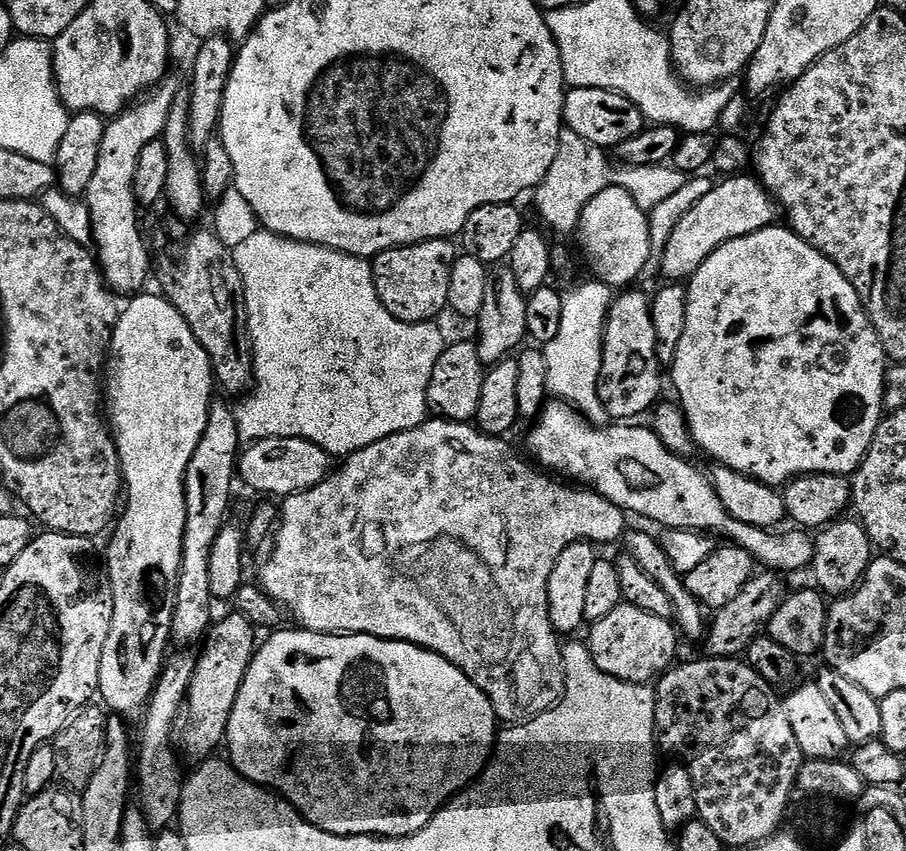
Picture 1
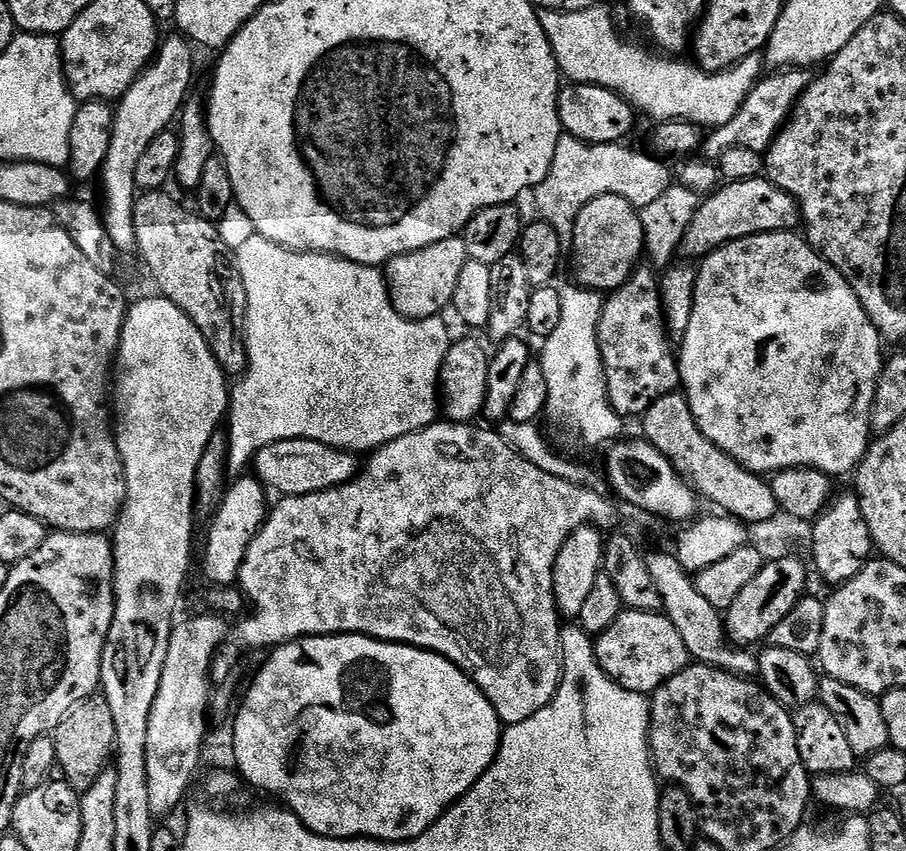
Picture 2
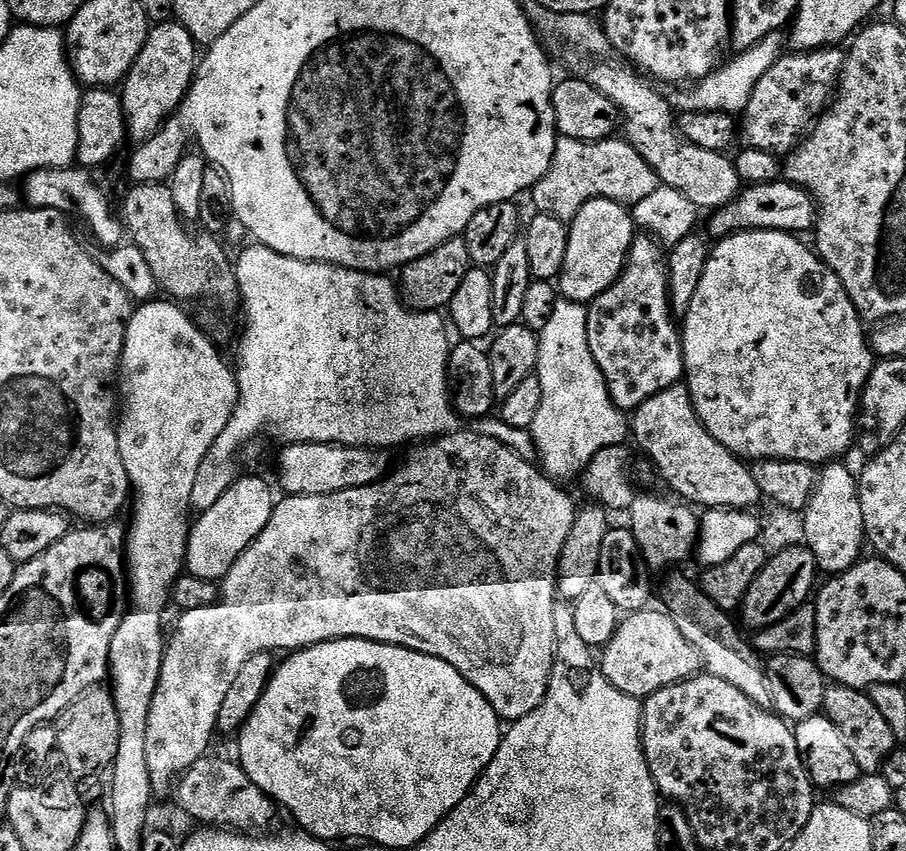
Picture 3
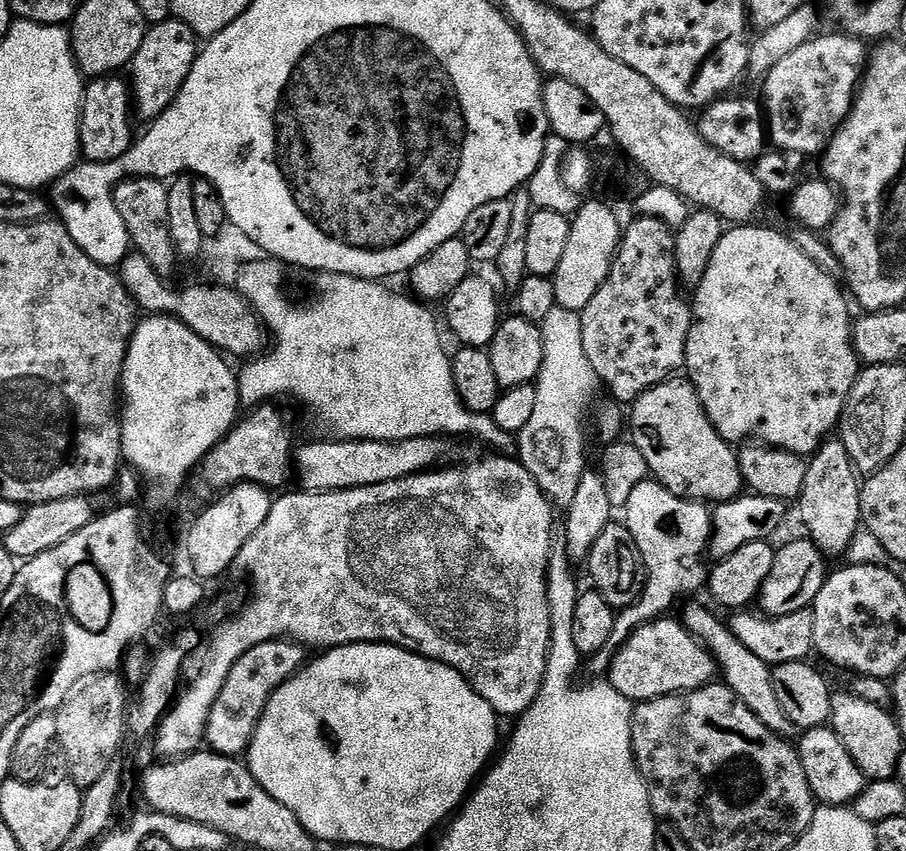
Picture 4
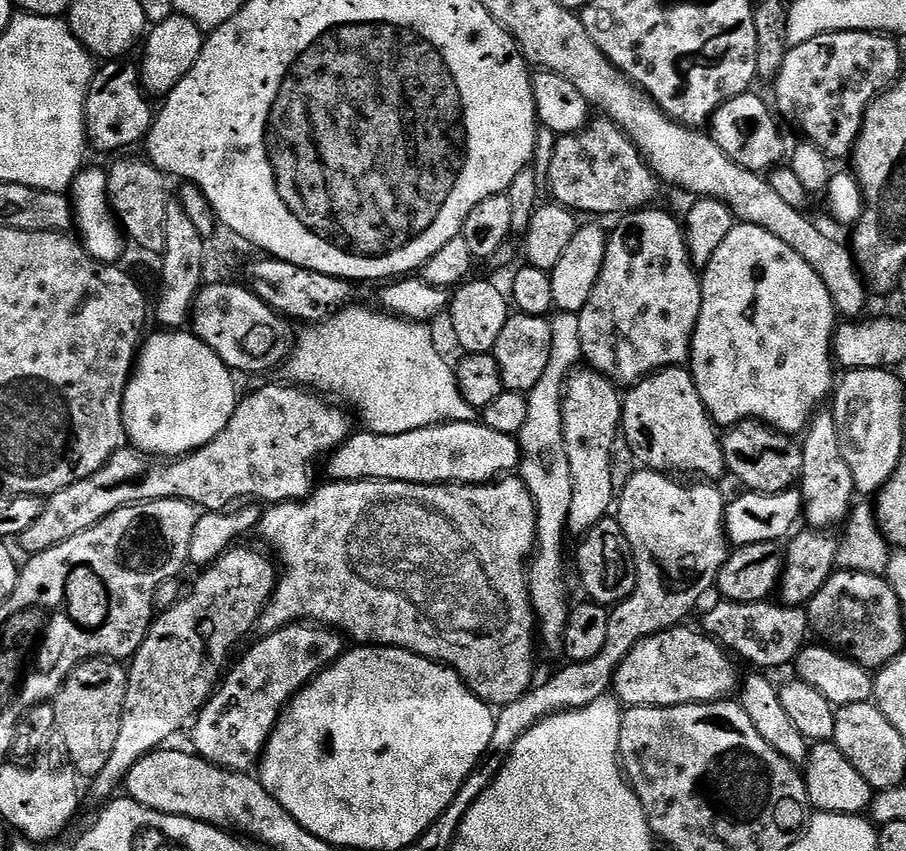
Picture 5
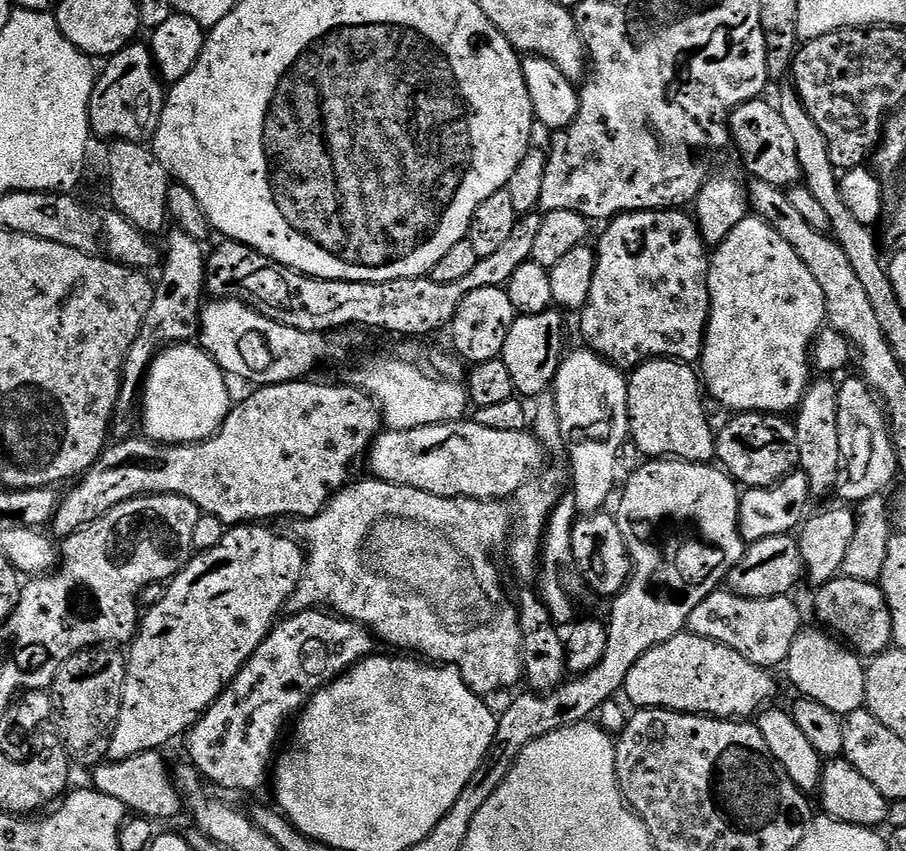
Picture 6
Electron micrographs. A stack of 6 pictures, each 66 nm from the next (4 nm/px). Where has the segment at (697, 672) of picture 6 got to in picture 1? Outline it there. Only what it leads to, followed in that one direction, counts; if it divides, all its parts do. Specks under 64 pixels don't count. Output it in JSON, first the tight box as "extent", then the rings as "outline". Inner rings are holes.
{"extent":[586,602,678,685],"outline":[[[621,602],[617,608],[610,610],[610,614],[606,614],[606,618],[595,621],[589,628],[592,629],[588,632],[586,643],[594,658],[594,666],[619,680],[651,685],[677,663],[678,632],[673,621],[654,618],[654,614],[646,614],[646,610],[638,610],[638,606]]]}

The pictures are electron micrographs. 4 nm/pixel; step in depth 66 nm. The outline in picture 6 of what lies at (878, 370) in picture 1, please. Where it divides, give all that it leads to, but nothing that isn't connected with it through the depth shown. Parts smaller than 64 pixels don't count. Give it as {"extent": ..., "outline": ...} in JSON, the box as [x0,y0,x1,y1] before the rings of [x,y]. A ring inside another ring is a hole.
{"extent":[698,218,828,414],"outline":[[[749,218],[738,222],[730,234],[711,253],[708,266],[708,293],[710,294],[710,306],[708,307],[708,329],[704,332],[704,349],[700,352],[698,361],[698,372],[702,377],[703,387],[707,395],[717,400],[724,408],[729,408],[729,413],[739,414],[741,412],[771,412],[773,414],[791,413],[800,404],[804,392],[808,389],[810,375],[810,345],[816,339],[817,332],[825,327],[828,315],[826,314],[826,300],[822,294],[822,286],[814,282],[814,274],[806,270],[806,262],[790,250],[787,242],[782,242],[782,238],[775,230],[769,226],[765,220],[759,218]]]}

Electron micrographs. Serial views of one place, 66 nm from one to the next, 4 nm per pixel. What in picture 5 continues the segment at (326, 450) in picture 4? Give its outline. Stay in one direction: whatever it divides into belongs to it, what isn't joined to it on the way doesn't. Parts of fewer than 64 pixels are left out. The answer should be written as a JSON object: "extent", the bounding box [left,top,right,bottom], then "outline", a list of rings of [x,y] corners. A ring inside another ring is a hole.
{"extent":[327,422,520,484],"outline":[[[483,422],[435,424],[410,434],[357,431],[327,457],[333,481],[397,480],[411,484],[486,484],[515,473],[520,467],[520,441],[498,434]]]}

